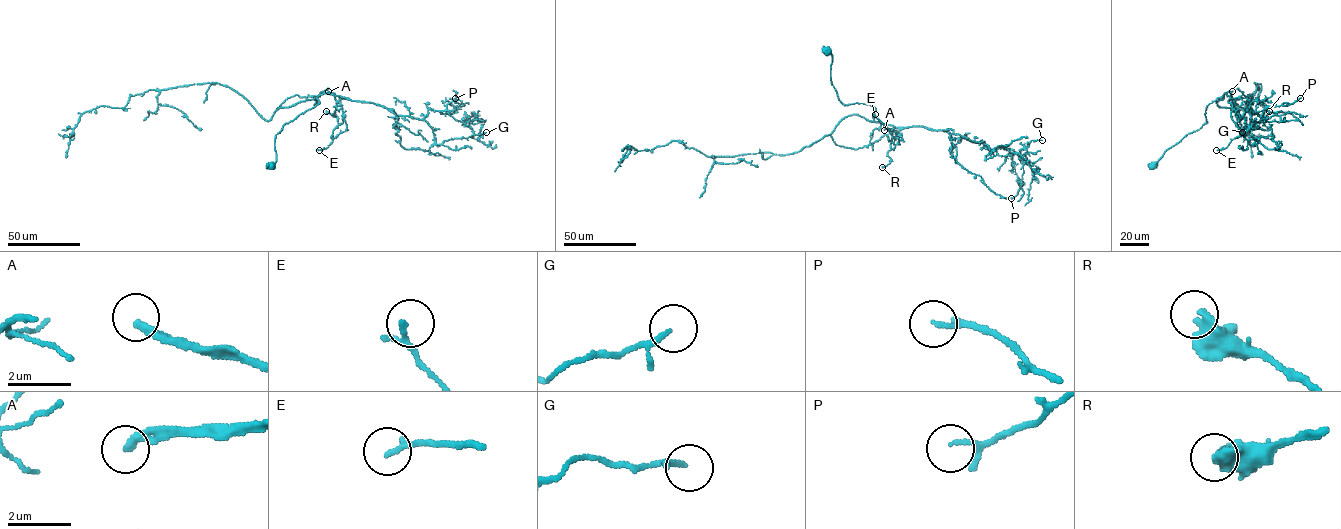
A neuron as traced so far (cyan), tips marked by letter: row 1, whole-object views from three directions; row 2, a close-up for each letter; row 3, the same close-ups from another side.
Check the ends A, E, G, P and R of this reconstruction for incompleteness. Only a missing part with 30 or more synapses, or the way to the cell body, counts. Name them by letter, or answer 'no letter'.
no letter

